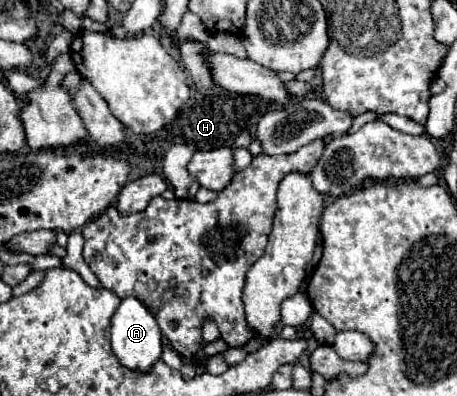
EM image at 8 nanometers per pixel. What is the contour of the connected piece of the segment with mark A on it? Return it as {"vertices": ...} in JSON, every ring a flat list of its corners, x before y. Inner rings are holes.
{"vertices":[[124,298,120,302,116,314,112,316,110,342,118,362,132,372,150,372,162,356,162,334,160,334,158,322,152,316,152,312,148,312,148,308,136,298]]}

